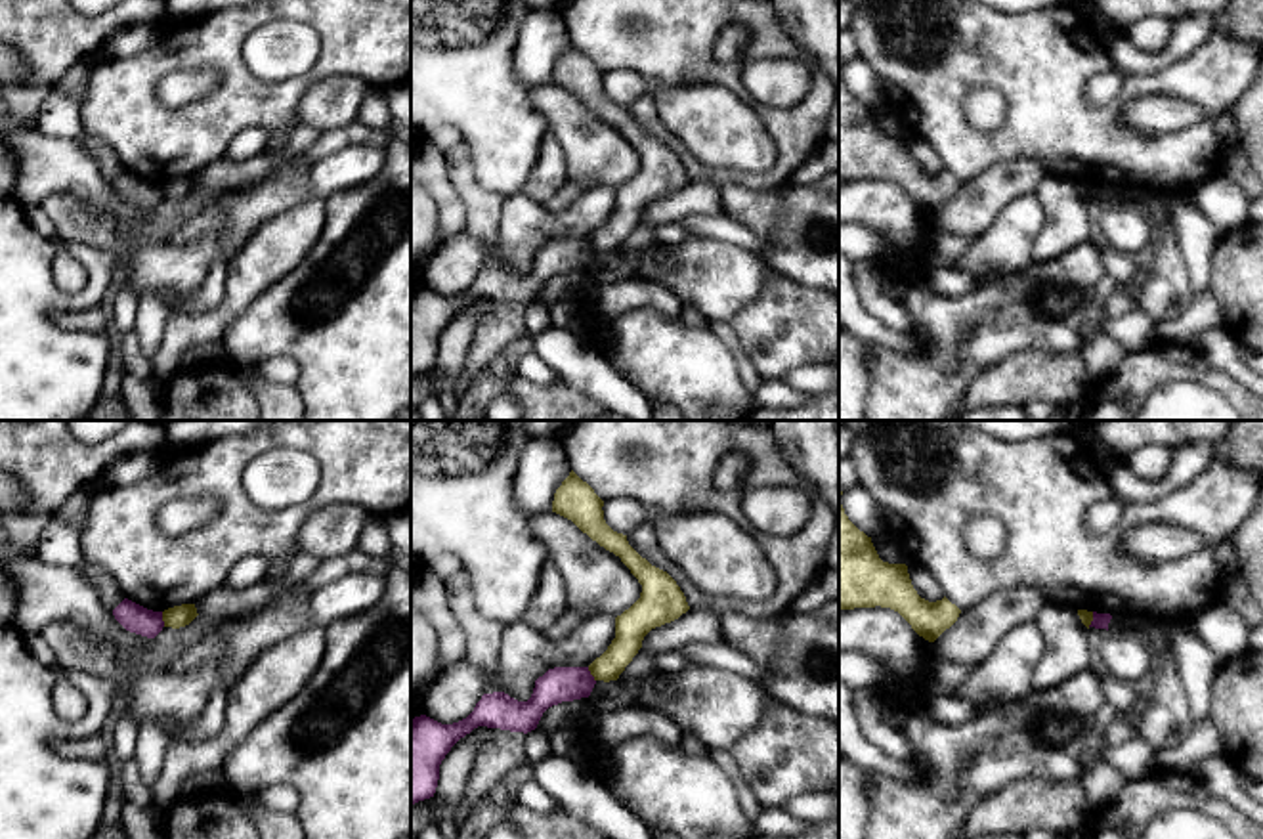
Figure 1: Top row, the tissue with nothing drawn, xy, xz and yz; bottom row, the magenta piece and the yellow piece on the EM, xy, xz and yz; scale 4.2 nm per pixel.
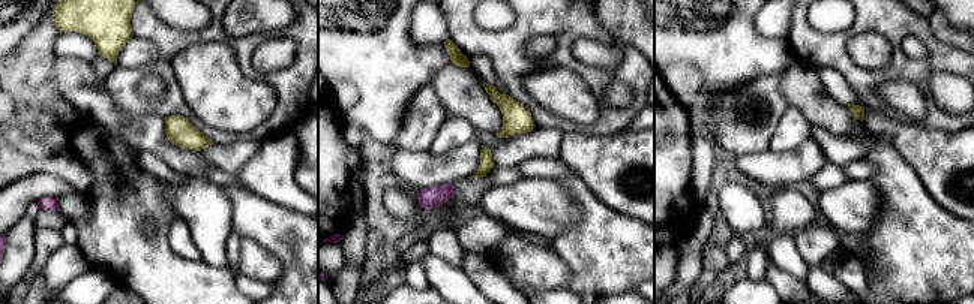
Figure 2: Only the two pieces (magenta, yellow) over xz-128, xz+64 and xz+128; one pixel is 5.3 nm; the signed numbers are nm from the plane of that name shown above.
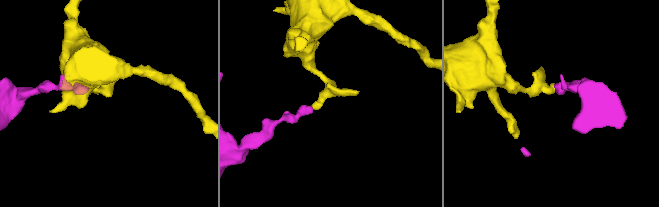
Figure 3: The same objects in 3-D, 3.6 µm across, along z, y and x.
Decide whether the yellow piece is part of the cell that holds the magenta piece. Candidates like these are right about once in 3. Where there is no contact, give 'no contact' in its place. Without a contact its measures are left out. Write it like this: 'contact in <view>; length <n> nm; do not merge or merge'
contact in xy; length 70 nm; do not merge

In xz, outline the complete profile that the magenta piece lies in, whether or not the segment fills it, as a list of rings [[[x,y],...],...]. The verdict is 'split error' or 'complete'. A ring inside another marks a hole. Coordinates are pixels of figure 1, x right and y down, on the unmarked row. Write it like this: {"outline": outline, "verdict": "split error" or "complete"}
{"outline": [[[554,239],[535,252],[527,273],[493,264],[483,266],[474,283],[453,296],[441,296],[426,287],[411,290],[411,376],[434,369],[441,333],[474,300],[527,306],[537,300],[548,279],[589,269],[594,256],[589,239]]], "verdict": "complete"}

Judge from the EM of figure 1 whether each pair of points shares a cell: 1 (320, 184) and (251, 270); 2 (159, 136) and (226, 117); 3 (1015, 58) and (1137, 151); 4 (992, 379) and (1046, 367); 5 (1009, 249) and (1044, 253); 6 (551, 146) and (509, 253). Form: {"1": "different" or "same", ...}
{"1": "different", "2": "same", "3": "same", "4": "same", "5": "different", "6": "different"}

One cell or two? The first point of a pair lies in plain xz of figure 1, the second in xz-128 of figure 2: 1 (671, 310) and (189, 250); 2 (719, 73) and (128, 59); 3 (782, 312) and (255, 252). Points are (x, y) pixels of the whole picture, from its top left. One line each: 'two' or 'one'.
1: one
2: two
3: one

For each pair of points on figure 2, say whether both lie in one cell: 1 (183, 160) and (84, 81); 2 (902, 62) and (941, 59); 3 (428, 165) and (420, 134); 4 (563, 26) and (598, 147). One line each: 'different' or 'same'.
1: same
2: same
3: different
4: different

